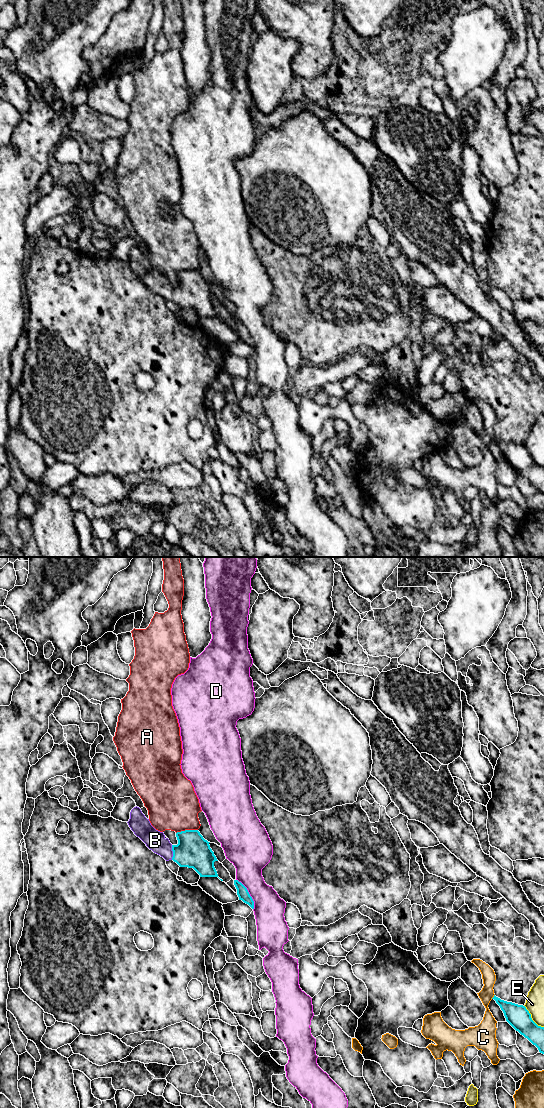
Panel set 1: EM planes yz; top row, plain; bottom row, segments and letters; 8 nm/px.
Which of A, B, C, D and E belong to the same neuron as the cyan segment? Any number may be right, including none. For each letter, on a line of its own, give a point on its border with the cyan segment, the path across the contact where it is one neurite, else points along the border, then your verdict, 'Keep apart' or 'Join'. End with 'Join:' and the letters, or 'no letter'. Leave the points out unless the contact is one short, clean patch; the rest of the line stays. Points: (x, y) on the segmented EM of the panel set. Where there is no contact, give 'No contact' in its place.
A: Touches cyan at yz (186, 830). Keep apart
B: Touches cyan at yz (173, 852). Path across: yz (193, 851), (173, 852), (167, 851), (155, 840). Join
C: Touches cyan at yz (494, 996). Keep apart
D: Touches cyan at yz (249, 894). Keep apart
E: Touches cyan at yz (531, 1018). Keep apart
Join: B

